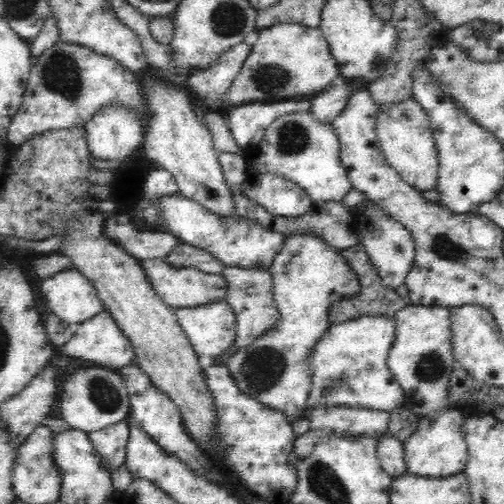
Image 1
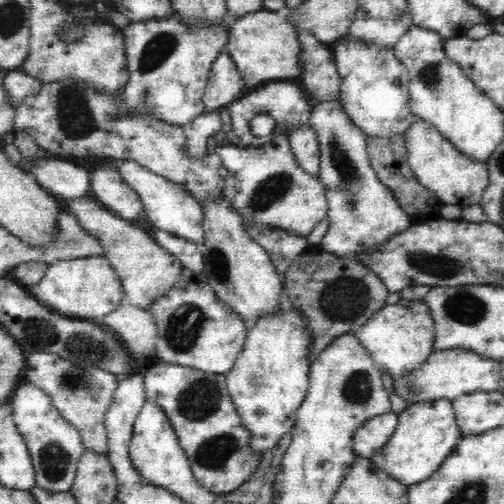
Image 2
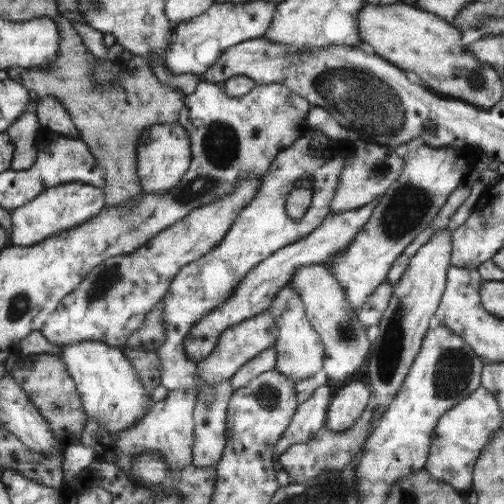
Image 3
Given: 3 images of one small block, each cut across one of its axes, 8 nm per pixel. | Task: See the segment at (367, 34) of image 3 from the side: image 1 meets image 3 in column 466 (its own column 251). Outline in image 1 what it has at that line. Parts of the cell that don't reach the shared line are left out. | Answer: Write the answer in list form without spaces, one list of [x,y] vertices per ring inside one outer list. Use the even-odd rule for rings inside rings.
[[[274,24],[270,28],[260,28],[258,38],[252,44],[250,56],[244,60],[244,66],[240,74],[236,76],[234,84],[226,92],[224,106],[236,106],[236,104],[250,104],[250,102],[280,102],[284,96],[296,96],[302,98],[302,94],[312,94],[322,90],[324,86],[332,84],[332,80],[338,76],[338,64],[330,56],[330,44],[326,42],[320,28],[308,28],[304,24]]]

